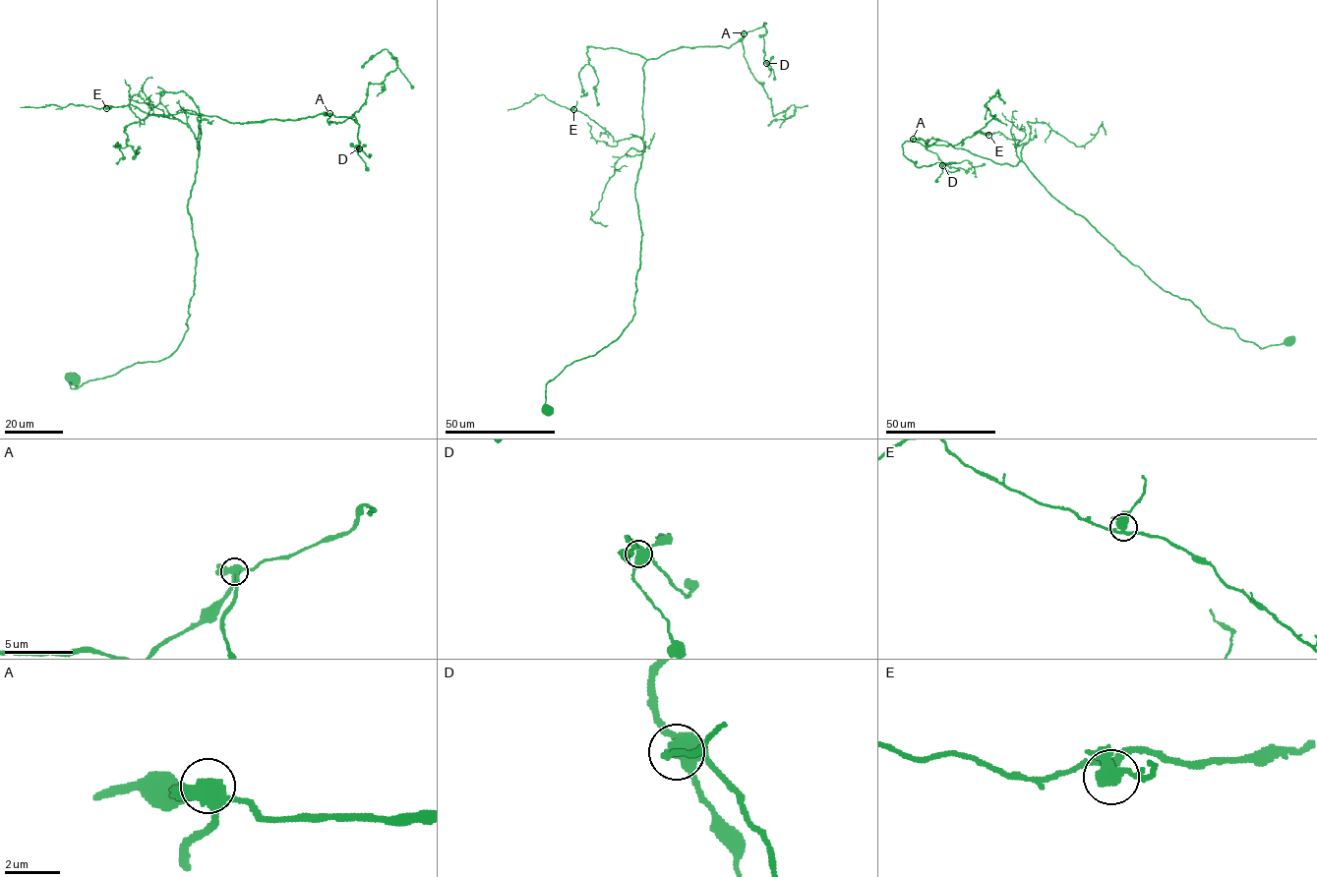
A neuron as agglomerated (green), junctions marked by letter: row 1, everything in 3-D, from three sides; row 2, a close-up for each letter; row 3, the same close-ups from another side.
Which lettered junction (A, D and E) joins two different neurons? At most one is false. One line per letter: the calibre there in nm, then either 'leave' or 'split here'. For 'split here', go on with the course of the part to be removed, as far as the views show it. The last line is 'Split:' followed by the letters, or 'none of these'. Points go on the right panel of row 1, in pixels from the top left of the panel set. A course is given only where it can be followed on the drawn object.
A: calibre 440 nm; leave
D: calibre 440 nm; leave
E: calibre 400 nm; leave
Split: none of these

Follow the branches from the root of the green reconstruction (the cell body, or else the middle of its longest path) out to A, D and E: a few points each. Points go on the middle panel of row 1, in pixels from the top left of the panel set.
A: (549, 410), (546, 384), (613, 342), (635, 313), (643, 64), (684, 47), (730, 47), (744, 32)
D: (549, 410), (546, 384), (613, 342), (635, 313), (643, 64), (684, 47), (730, 47), (764, 23), (766, 63)
E: (549, 410), (546, 384), (613, 342), (631, 321), (640, 263), (635, 183), (643, 141), (615, 141), (573, 109)

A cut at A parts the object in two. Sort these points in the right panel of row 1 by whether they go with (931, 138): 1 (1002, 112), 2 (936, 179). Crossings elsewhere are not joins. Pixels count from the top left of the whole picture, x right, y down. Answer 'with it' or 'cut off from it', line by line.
1: with it
2: cut off from it

